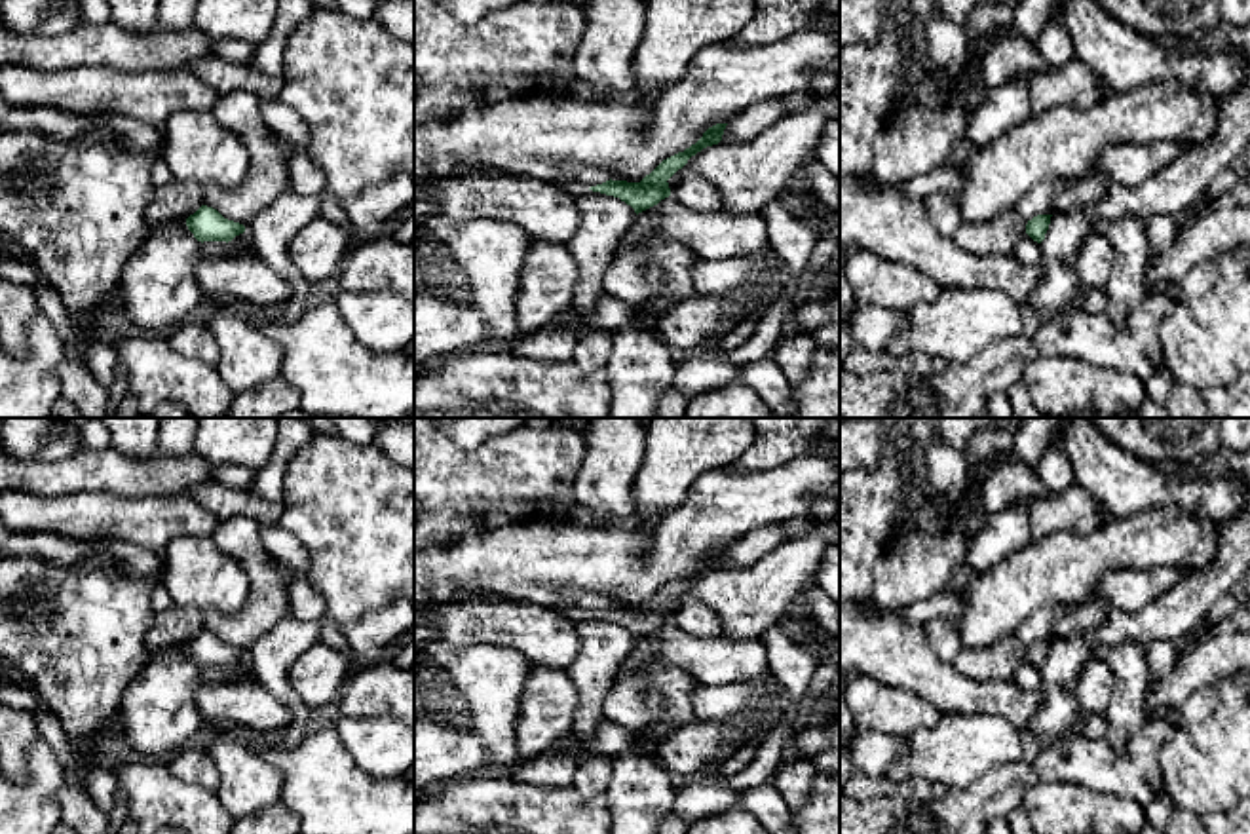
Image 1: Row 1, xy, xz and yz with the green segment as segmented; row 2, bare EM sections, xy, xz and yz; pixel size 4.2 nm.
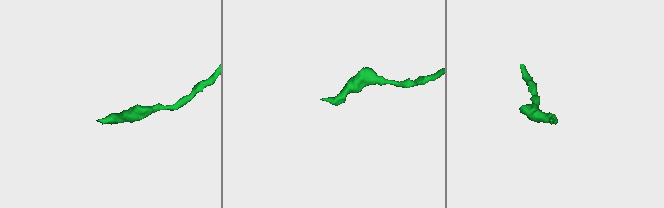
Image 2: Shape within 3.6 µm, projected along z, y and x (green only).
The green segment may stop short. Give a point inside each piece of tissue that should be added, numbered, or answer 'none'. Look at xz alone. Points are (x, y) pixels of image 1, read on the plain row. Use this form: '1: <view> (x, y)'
1: xz (574, 603)

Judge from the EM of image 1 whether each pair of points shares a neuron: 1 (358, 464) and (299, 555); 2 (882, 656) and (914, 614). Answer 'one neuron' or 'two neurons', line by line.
1: two neurons
2: two neurons

